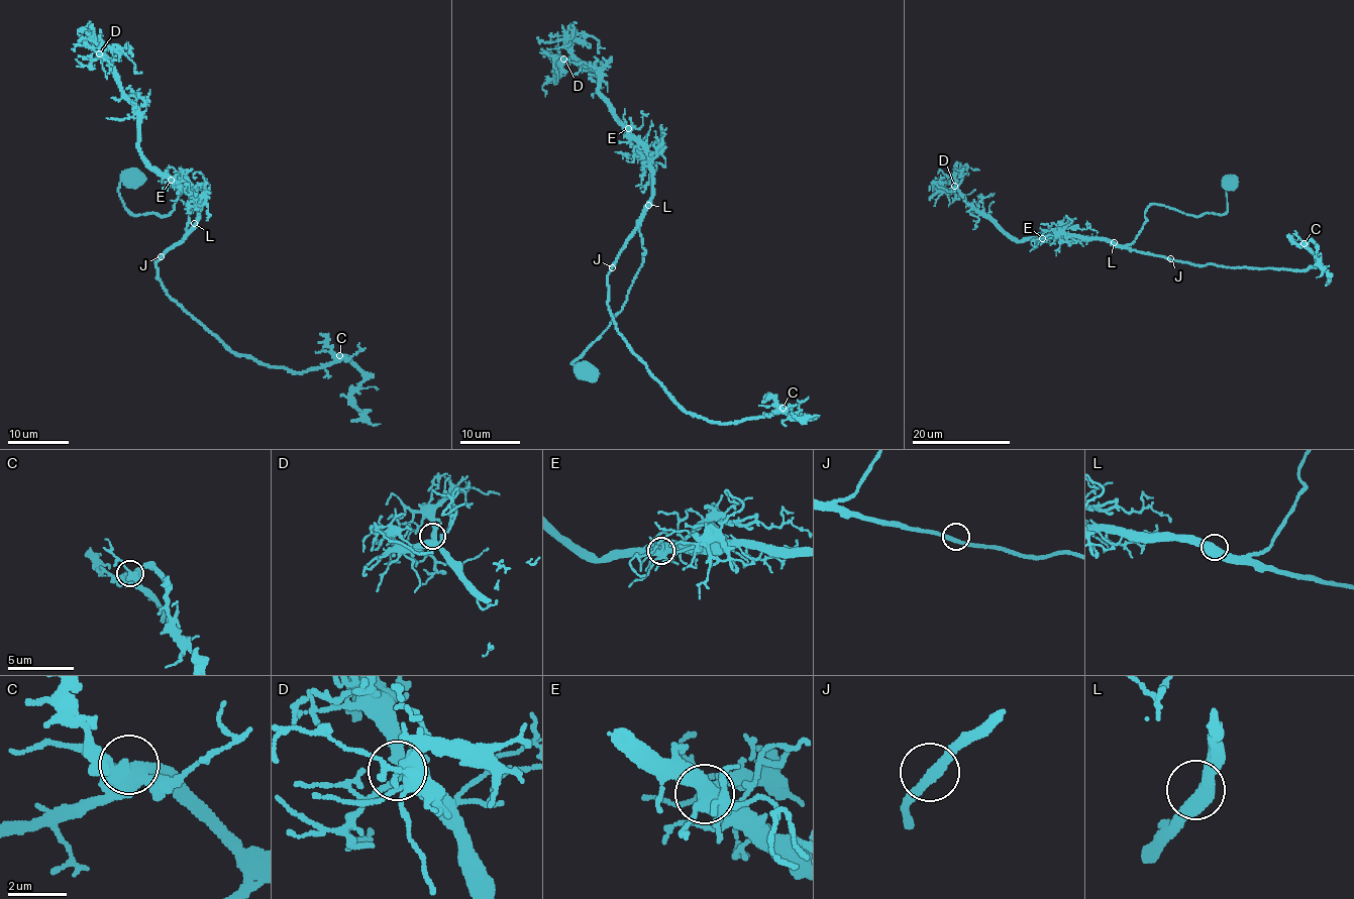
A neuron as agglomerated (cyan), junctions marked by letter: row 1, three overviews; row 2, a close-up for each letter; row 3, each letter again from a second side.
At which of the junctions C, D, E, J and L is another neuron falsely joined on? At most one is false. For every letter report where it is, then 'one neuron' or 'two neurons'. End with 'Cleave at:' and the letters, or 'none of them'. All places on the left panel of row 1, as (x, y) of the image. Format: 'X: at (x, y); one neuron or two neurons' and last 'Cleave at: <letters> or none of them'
C: at (339, 355); one neuron
D: at (99, 53); one neuron
E: at (171, 180); one neuron
J: at (161, 256); one neuron
L: at (194, 223); one neuron
Cleave at: none of them

